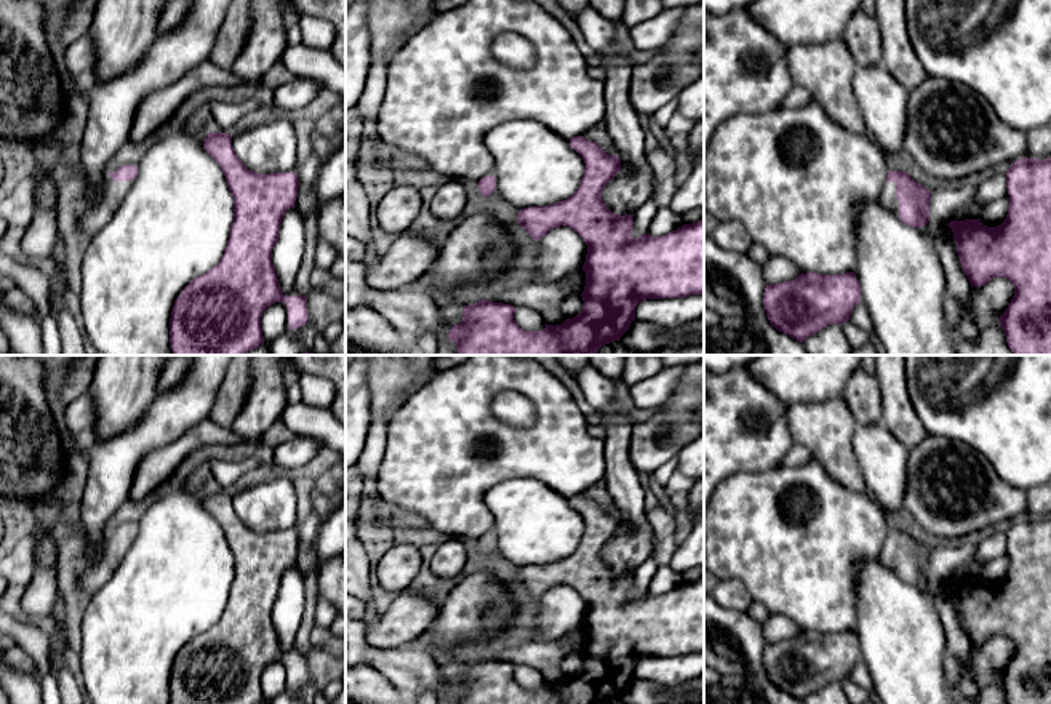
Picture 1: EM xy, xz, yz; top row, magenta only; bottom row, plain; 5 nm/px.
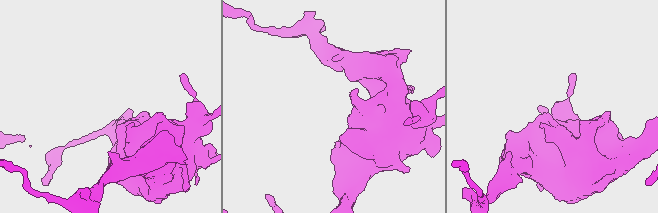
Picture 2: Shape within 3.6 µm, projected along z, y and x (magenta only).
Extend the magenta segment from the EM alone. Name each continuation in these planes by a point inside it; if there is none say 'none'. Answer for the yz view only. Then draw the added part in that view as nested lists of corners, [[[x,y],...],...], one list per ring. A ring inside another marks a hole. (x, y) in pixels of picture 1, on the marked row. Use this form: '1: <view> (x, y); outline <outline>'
1: yz (887, 199); outline [[[885,182],[883,190],[878,197],[878,202],[883,208],[891,210],[893,213],[899,214],[899,202],[896,197],[896,182]]]

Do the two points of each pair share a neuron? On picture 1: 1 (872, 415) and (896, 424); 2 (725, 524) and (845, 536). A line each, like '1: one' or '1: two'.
1: two
2: one

